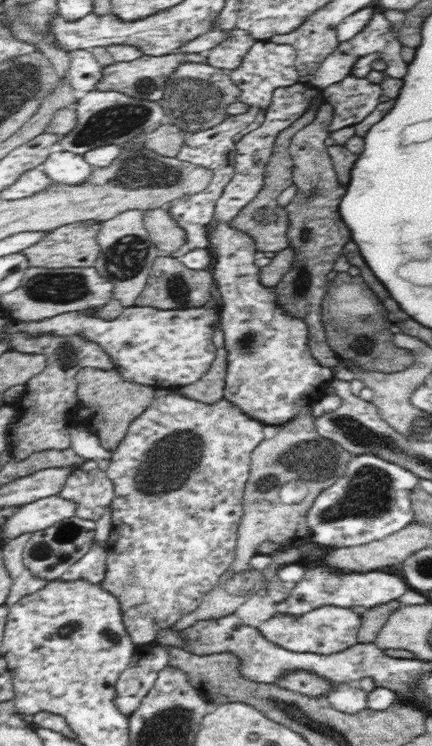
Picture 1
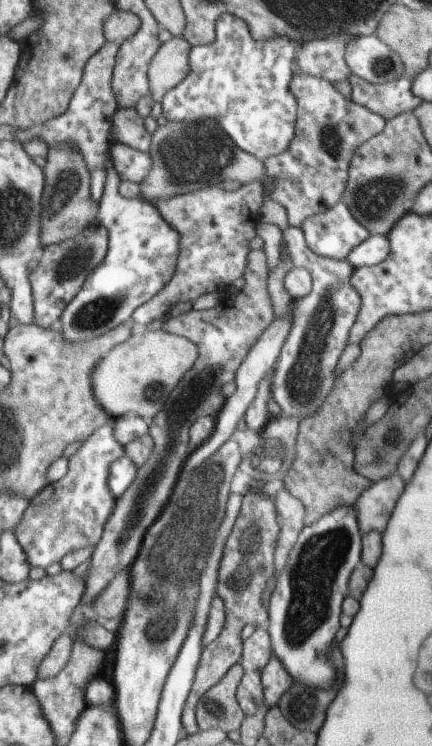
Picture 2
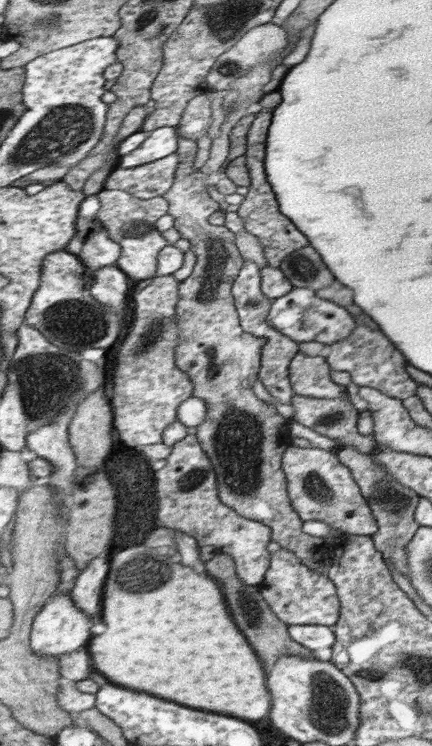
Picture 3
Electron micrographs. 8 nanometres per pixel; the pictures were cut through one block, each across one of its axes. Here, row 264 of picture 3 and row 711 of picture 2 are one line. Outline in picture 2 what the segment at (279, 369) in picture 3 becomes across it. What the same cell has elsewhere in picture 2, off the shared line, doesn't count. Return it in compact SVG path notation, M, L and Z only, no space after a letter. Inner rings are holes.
M255 628L253 634L243 642L243 676L239 682L239 708L245 716L255 716L263 700L261 674L271 660L271 636L265 628Z

